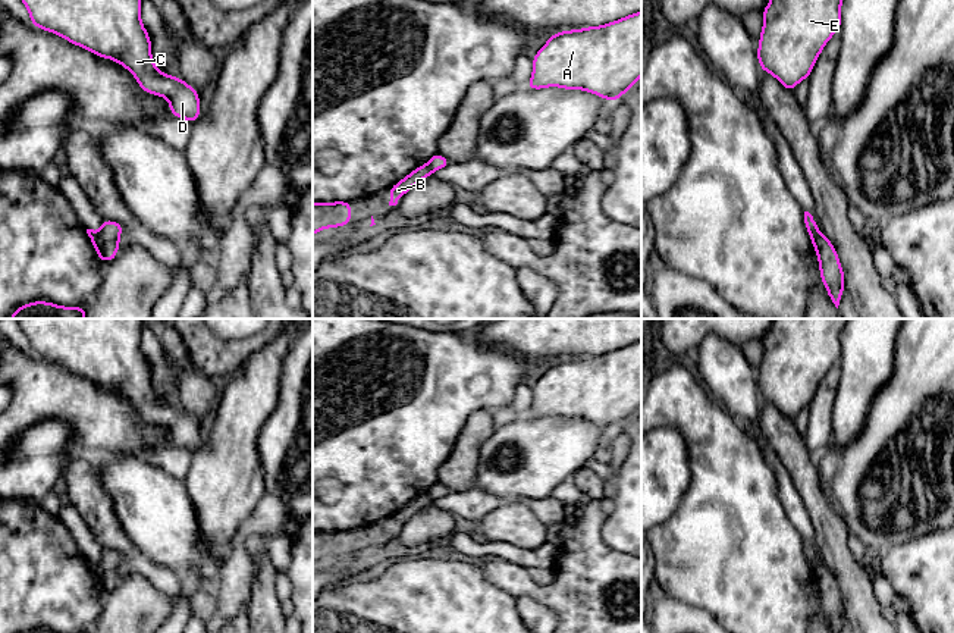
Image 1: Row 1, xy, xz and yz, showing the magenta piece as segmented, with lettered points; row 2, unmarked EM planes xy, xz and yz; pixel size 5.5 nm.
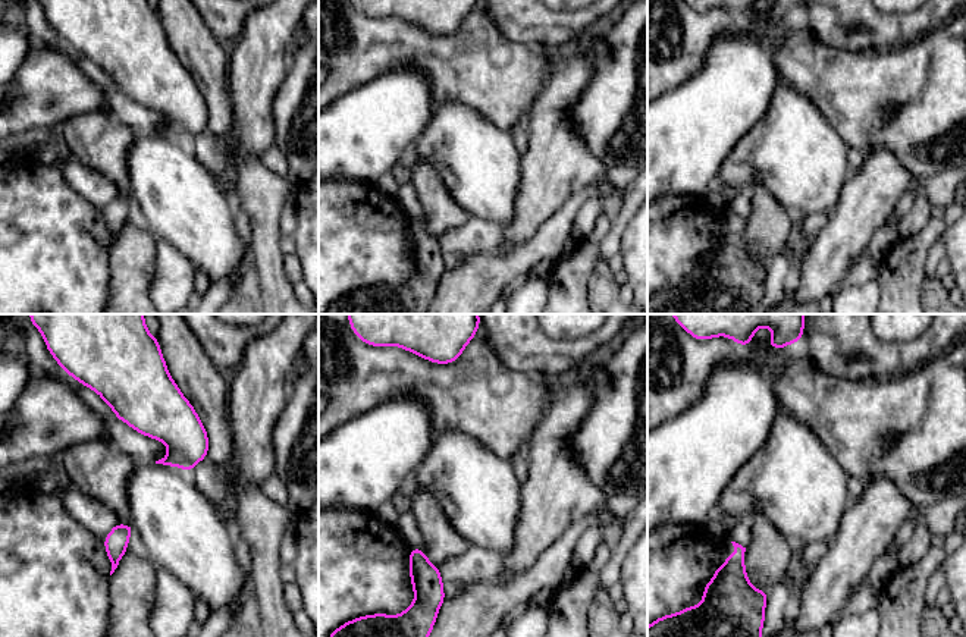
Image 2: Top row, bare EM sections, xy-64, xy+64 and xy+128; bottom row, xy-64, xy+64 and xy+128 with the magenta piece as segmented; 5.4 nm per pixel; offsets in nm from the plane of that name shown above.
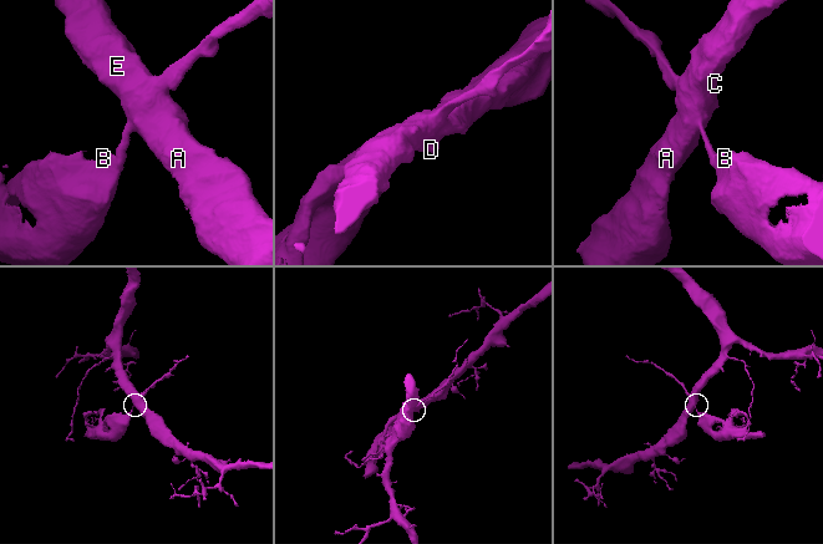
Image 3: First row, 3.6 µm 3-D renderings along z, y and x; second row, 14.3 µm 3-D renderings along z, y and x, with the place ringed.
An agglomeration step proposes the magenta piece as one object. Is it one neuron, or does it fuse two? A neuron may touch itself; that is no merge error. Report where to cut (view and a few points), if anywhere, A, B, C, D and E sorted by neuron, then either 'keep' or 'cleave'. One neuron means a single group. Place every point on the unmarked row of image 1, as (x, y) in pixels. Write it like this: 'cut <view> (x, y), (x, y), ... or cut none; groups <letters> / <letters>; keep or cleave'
cut xy (99, 563), (103, 589); groups A C D E / B; cleave

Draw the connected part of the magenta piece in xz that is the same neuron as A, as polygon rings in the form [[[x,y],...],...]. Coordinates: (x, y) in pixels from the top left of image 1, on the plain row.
[[[641,339],[600,355],[550,363],[547,372],[533,386],[533,404],[527,417],[590,420],[608,430],[616,430],[641,405]]]

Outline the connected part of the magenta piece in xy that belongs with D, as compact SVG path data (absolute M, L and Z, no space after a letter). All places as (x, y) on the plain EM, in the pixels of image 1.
M18 319L34 355L53 361L98 386L116 389L126 397L144 422L169 429L170 444L188 449L198 448L200 423L179 405L170 405L154 395L151 369L141 351L144 319Z

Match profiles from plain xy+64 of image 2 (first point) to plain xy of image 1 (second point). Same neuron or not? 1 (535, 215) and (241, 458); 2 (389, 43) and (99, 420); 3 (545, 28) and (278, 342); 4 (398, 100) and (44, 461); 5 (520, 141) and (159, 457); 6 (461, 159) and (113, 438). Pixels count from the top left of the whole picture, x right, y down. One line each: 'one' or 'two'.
1: one
2: one
3: two
4: one
5: one
6: two

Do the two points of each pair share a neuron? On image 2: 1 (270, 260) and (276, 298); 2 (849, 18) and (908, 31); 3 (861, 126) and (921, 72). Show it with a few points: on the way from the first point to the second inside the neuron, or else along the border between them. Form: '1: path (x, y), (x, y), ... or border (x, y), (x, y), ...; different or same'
1: path (270, 269), (270, 289); same
2: path (863, 25), (872, 30), (893, 30); same
3: path (874, 110), (884, 100), (894, 99), (905, 88); same

